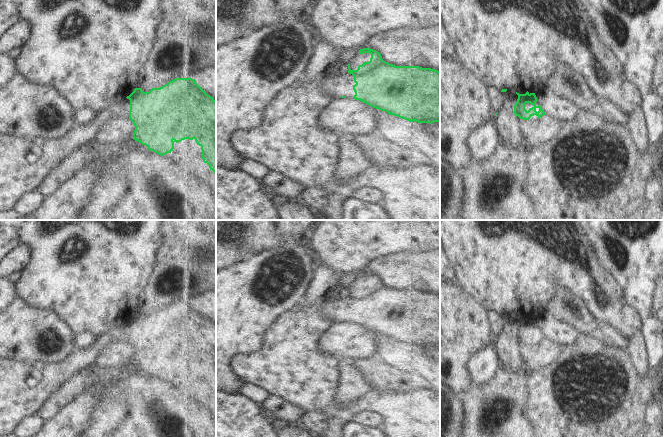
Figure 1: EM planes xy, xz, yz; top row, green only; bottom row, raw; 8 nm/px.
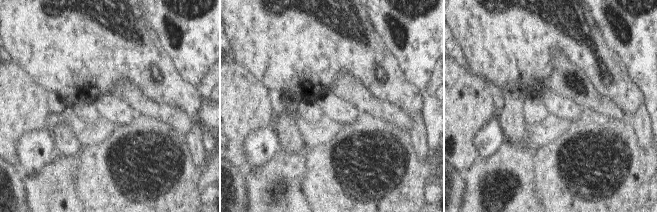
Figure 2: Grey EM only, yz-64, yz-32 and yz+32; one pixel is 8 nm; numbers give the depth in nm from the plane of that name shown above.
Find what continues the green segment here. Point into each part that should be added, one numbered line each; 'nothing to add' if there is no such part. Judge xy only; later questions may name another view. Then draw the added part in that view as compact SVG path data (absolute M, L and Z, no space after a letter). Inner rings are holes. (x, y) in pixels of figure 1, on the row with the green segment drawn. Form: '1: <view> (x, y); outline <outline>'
1: xy (24, 162); outline M118 97L107 108L98 111L94 121L77 124L63 136L45 140L41 138L22 138L0 134L0 211L12 210L15 202L27 192L37 189L43 178L70 152L78 147L92 148L100 127L114 117L129 117L130 100Z

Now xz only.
1: xz (335, 87); outline M345 73L339 76L332 75L322 85L321 90L331 99L339 99L344 95L346 98L354 99L355 92L353 86L354 76L349 73Z

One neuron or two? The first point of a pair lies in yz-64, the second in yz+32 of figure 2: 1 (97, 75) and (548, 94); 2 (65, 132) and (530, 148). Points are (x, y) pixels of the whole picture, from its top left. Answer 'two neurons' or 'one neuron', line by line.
1: two neurons
2: two neurons

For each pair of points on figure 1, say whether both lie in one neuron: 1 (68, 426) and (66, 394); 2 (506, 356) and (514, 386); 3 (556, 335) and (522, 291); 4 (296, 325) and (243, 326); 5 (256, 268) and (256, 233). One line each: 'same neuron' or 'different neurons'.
1: different neurons
2: different neurons
3: different neurons
4: different neurons
5: different neurons

